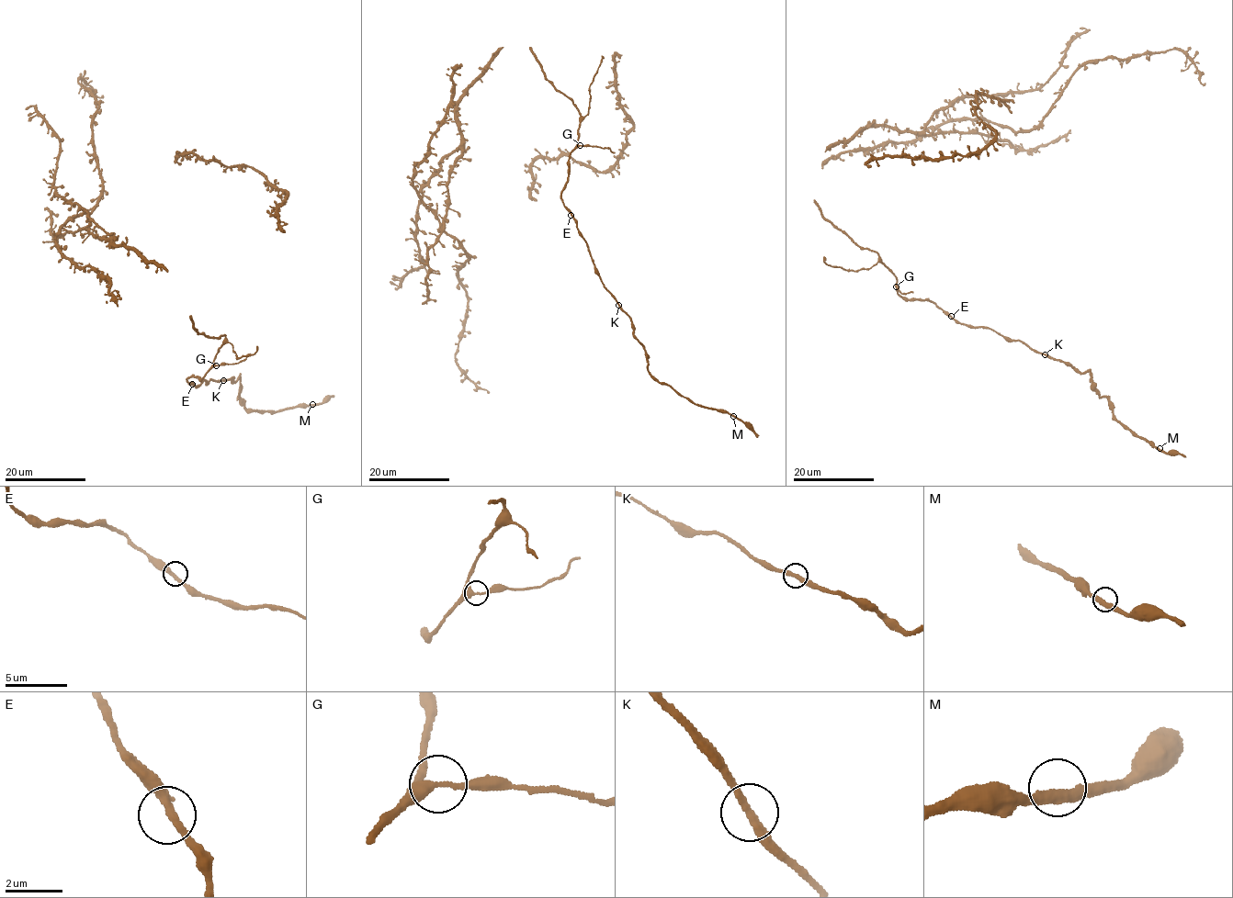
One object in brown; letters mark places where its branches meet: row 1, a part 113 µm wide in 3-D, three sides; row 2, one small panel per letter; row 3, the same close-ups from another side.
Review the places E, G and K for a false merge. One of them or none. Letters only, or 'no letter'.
no letter

